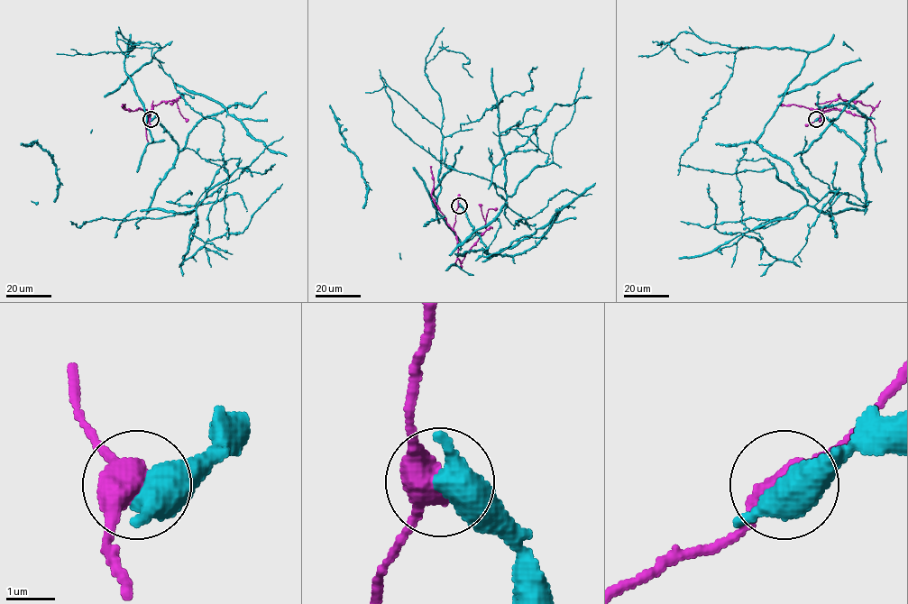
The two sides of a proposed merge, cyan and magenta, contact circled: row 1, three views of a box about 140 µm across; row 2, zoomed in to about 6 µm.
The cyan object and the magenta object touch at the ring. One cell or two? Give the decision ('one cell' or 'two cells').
one cell

